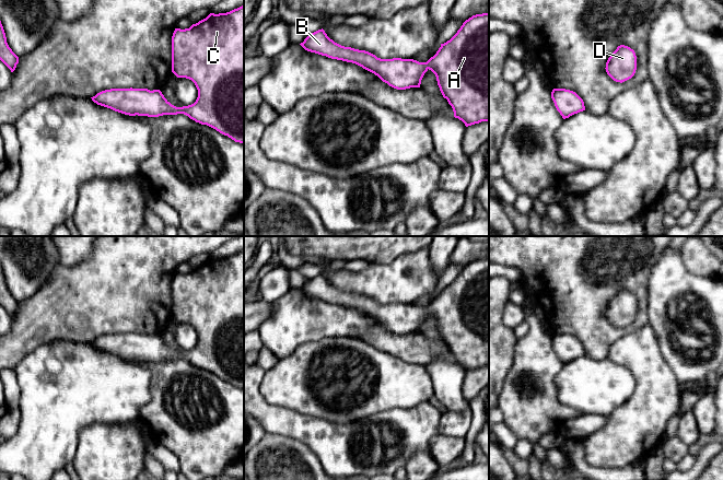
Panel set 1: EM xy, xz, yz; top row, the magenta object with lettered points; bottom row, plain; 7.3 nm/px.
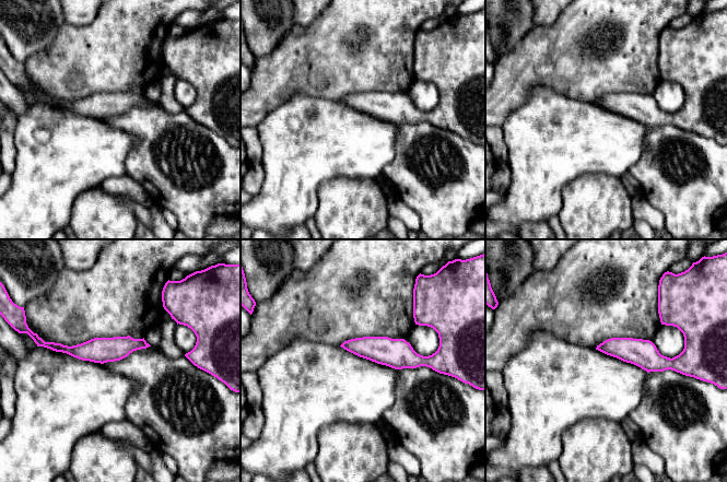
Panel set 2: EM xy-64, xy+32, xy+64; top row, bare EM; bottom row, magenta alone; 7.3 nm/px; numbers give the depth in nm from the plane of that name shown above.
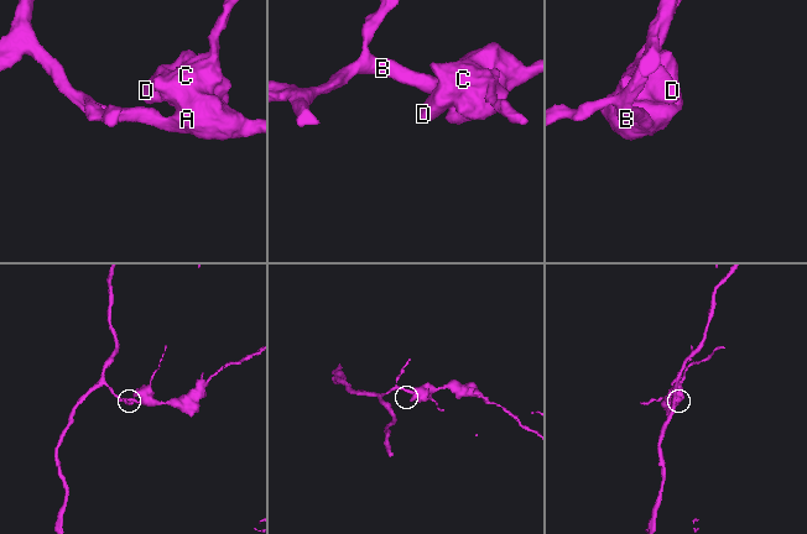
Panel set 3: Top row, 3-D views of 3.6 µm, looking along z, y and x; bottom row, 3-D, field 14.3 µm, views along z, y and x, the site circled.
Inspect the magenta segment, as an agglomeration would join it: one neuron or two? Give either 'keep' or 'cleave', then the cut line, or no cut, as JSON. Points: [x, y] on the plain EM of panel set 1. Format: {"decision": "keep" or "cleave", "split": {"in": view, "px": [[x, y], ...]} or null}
{"decision": "keep", "split": null}

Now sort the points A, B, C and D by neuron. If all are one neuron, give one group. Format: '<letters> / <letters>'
A B C D

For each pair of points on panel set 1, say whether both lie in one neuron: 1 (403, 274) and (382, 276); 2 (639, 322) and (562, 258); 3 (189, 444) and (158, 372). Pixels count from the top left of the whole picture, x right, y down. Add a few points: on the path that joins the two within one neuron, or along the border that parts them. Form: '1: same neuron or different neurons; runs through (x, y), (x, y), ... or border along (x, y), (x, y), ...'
1: same neuron; runs through (397, 276), (387, 276)
2: same neuron; runs through (641, 295), (614, 271), (592, 271), (589, 274)
3: same neuron; runs through (187, 425), (186, 408), (176, 389)

